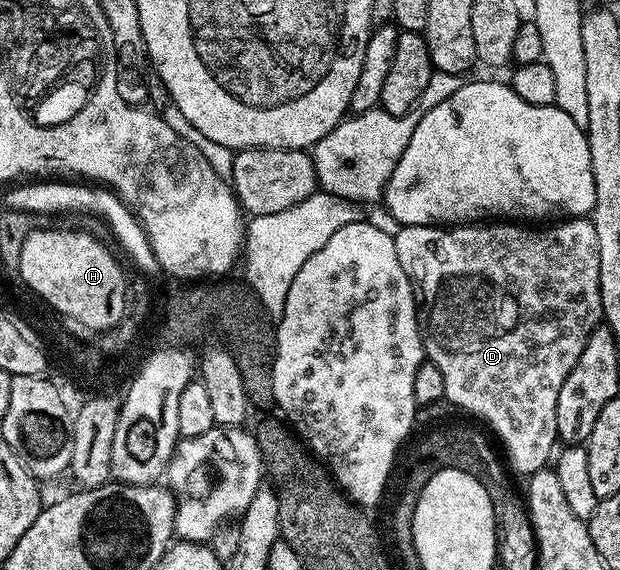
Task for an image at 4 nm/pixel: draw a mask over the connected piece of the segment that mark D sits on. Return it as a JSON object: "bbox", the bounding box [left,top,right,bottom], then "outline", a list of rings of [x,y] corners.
{"bbox":[394,217,602,475],"outline":[[[588,217],[560,219],[543,227],[529,227],[524,223],[473,223],[455,227],[439,225],[406,225],[394,233],[398,263],[412,284],[416,297],[416,320],[420,323],[420,338],[424,341],[424,356],[442,371],[444,396],[447,404],[457,405],[468,413],[473,413],[480,421],[485,421],[500,436],[504,449],[508,452],[507,464],[523,475],[531,475],[545,468],[553,460],[558,445],[556,436],[556,412],[558,411],[558,391],[566,383],[566,375],[574,371],[586,339],[602,321],[602,295],[600,294],[600,272],[598,271],[598,231]]]}

